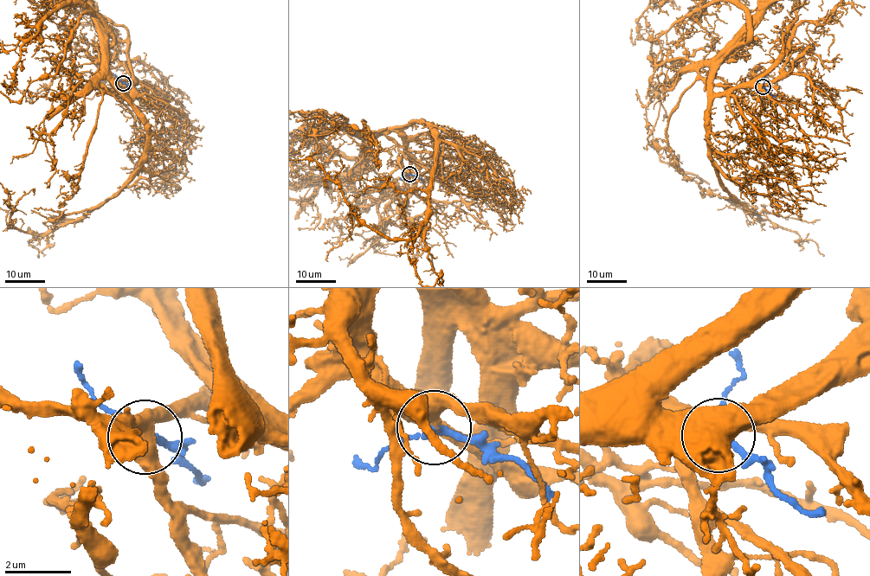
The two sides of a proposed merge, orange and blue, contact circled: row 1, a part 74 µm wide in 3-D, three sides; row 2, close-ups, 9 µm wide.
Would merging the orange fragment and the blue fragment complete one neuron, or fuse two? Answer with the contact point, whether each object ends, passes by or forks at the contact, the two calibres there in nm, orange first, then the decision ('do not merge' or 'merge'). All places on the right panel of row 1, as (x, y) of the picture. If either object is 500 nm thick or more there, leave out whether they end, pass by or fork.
(763, 86) | 500/220 nm | merge

